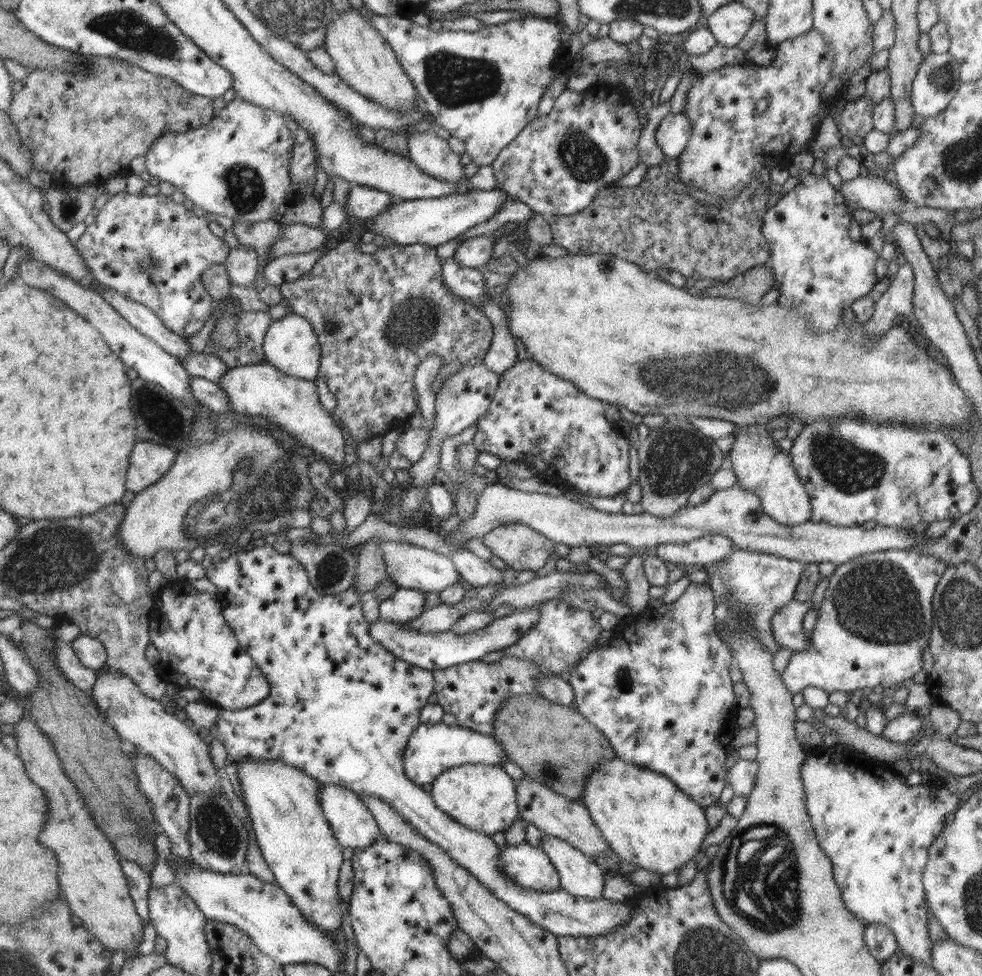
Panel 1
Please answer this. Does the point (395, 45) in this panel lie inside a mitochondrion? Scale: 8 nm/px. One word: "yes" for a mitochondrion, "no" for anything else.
no

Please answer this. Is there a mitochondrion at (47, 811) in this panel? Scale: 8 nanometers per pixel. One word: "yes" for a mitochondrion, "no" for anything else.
no

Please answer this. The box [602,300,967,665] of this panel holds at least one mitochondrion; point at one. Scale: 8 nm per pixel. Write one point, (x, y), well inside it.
(695, 373)

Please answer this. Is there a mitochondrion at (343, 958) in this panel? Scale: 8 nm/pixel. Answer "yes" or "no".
no

